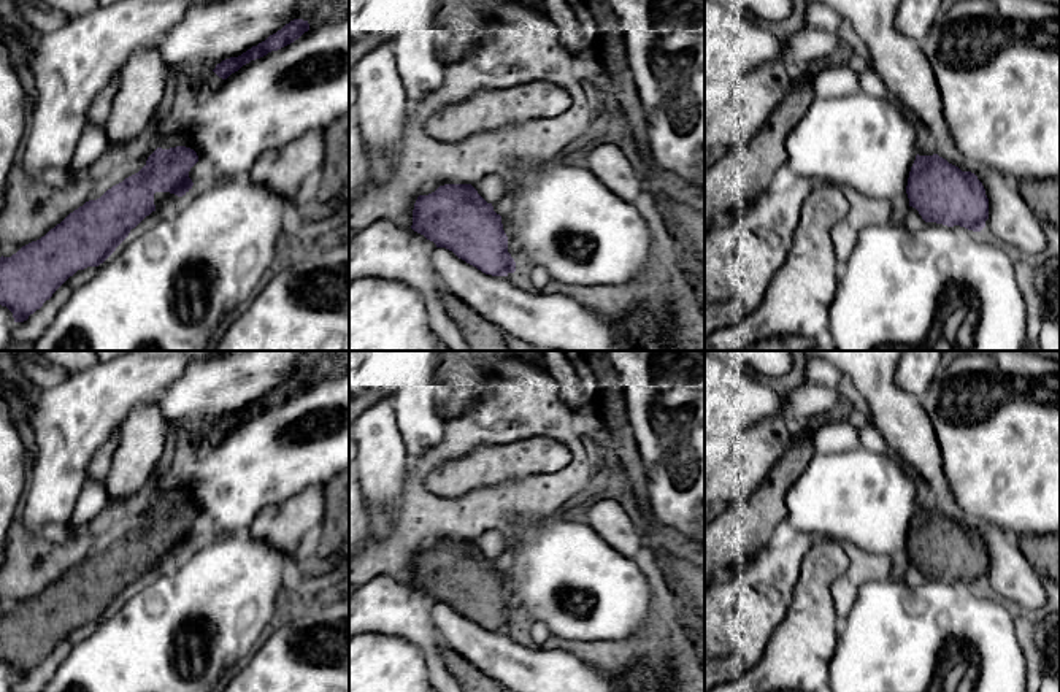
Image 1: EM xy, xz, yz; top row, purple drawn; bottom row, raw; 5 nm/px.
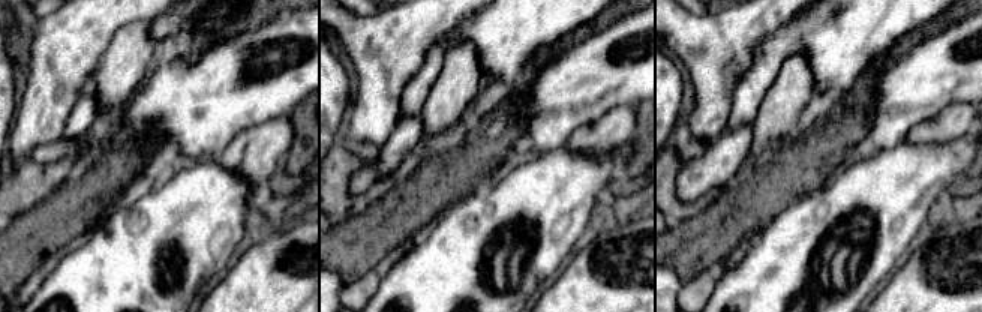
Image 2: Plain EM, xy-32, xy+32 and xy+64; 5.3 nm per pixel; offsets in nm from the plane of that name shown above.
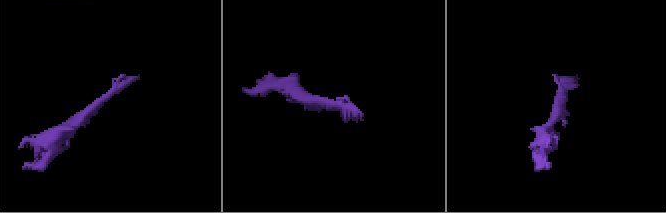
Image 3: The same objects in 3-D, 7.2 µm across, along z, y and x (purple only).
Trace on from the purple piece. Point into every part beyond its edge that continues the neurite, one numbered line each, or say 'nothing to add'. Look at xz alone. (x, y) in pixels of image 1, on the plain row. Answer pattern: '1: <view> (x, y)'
nothing to add

